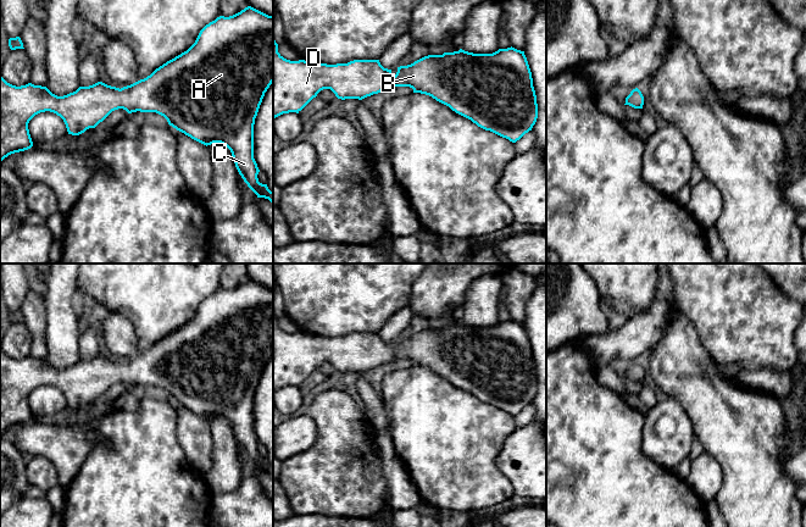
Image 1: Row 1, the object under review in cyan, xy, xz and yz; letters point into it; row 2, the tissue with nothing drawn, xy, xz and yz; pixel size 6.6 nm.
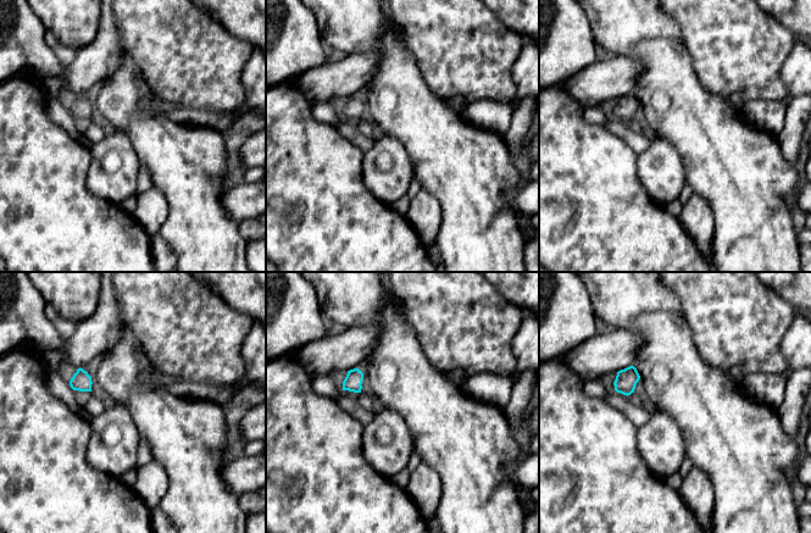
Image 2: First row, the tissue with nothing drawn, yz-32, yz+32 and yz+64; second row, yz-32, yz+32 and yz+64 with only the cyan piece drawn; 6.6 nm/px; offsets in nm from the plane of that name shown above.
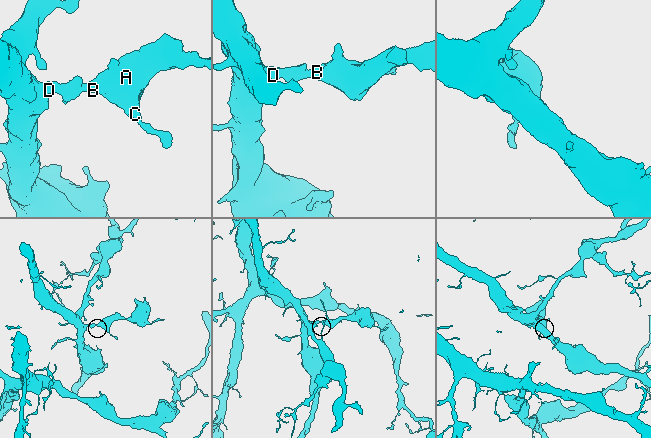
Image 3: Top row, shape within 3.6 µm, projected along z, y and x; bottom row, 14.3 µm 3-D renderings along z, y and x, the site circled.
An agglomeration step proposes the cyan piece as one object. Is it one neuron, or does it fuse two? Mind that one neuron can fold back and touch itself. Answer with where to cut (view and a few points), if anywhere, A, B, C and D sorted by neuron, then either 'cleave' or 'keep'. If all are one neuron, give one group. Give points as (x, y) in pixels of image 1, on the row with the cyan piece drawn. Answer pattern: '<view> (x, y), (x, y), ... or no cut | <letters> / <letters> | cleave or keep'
no cut | A B C D | keep

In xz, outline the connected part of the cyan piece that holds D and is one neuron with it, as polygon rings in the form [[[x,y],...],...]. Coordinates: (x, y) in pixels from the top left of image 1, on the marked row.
[[[273,39],[273,120],[283,113],[299,113],[323,89],[330,89],[341,100],[362,100],[394,87],[410,87],[413,93],[429,95],[478,127],[512,143],[532,131],[538,118],[537,95],[527,57],[524,51],[512,46],[493,54],[473,54],[460,49],[428,55],[398,67],[394,76],[379,60],[354,60],[337,65],[290,61],[278,52],[278,44]]]

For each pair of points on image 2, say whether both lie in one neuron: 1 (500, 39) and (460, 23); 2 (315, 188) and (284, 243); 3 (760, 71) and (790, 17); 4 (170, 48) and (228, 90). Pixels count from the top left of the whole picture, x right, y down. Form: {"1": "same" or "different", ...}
{"1": "same", "2": "same", "3": "different", "4": "same"}

